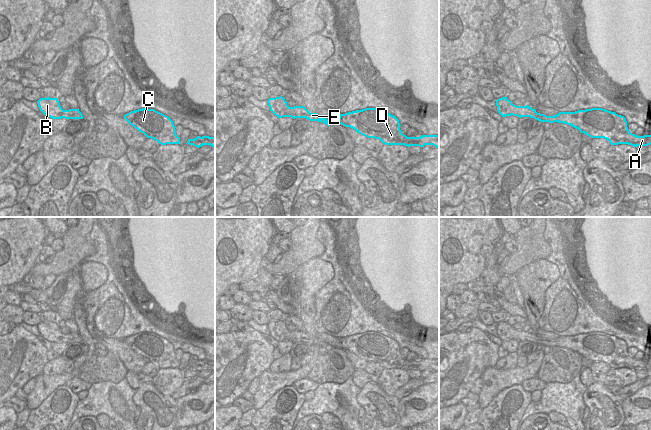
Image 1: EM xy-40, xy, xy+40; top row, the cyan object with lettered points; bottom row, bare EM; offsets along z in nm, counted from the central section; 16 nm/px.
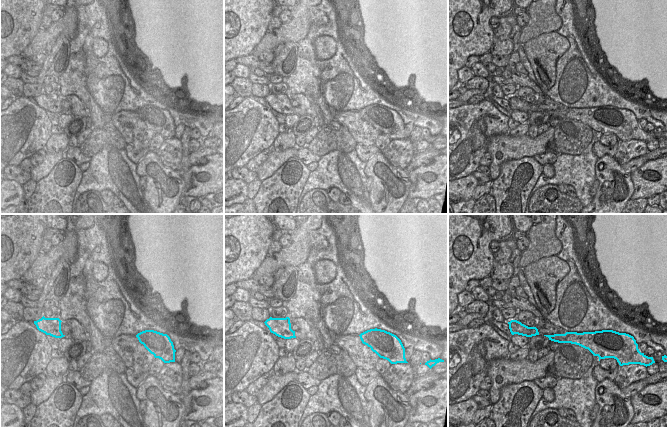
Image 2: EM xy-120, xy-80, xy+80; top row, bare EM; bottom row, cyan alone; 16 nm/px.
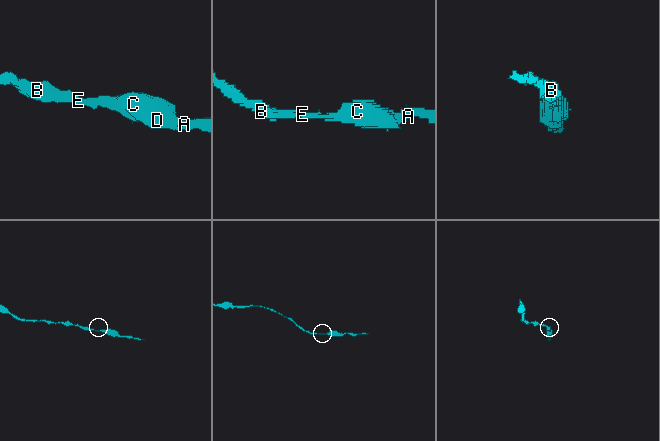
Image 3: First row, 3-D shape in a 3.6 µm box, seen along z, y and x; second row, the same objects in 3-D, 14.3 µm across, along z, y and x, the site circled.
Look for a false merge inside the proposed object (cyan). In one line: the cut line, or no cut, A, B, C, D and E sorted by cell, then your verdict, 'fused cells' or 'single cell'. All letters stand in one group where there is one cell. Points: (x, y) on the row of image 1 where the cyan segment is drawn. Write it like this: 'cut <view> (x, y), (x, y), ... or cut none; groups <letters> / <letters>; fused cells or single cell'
cut none; groups A B C D E; single cell

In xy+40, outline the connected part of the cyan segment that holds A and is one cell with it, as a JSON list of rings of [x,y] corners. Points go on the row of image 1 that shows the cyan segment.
[[[507,97],[496,101],[497,111],[502,116],[530,117],[540,122],[564,123],[578,129],[591,138],[604,138],[611,145],[628,144],[634,147],[651,144],[651,135],[637,136],[629,132],[624,116],[602,108],[575,112],[559,112],[554,116],[537,113],[528,105],[516,106]]]

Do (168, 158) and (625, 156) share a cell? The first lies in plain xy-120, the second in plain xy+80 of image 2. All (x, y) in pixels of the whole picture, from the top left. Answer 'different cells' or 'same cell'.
same cell

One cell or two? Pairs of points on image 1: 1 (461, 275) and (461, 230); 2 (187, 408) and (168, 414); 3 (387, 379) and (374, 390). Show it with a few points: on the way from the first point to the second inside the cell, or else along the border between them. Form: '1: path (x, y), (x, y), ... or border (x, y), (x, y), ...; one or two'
1: path (461, 264), (461, 258), (464, 253), (461, 241); one
2: border (175, 400), (176, 419); two
3: border (376, 383), (386, 393), (393, 396); two

